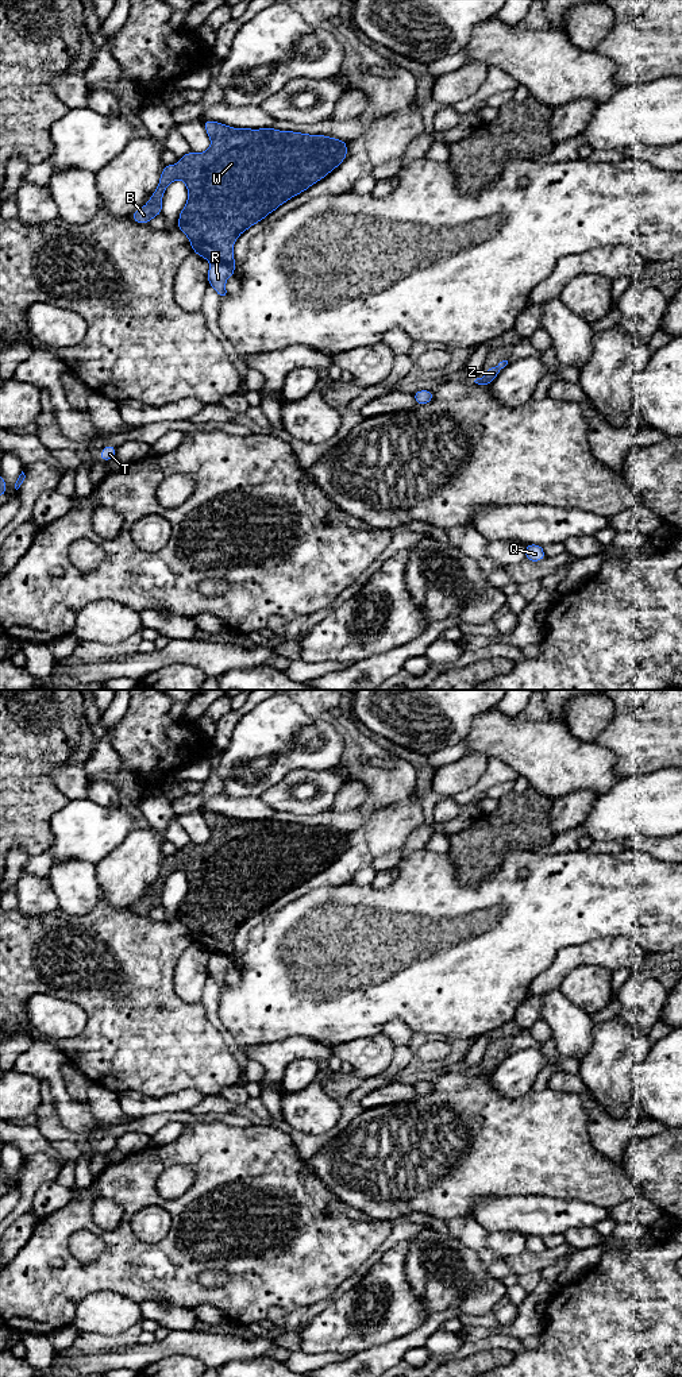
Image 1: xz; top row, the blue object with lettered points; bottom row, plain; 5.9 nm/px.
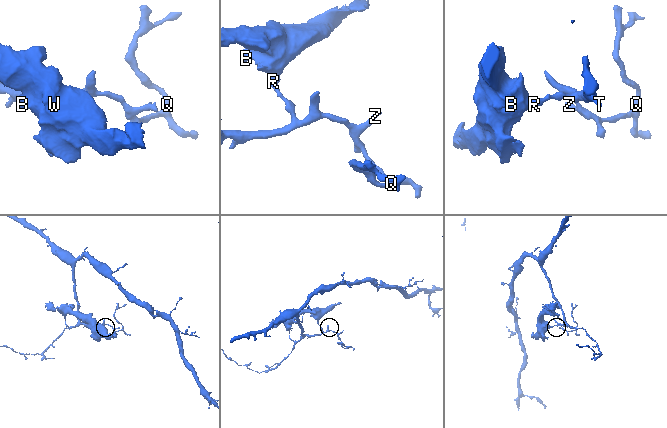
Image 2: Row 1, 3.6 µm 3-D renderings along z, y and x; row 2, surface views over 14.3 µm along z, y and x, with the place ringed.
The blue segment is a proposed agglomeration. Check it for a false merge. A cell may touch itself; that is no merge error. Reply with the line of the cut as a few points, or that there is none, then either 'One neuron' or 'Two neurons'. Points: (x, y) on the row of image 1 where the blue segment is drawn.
Split along xz (211, 262), (230, 262), (232, 265). Two neurons

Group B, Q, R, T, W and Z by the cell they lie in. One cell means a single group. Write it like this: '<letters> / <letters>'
B W / Q R T Z

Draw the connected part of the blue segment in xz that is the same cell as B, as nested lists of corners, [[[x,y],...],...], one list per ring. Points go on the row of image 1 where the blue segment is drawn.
[[[203,120],[203,123],[211,138],[211,147],[204,153],[189,151],[180,157],[177,165],[165,165],[155,192],[145,207],[132,213],[131,219],[139,224],[149,224],[153,217],[162,213],[162,196],[166,188],[176,180],[184,181],[189,194],[178,216],[178,231],[189,238],[193,252],[211,263],[234,265],[232,247],[242,232],[263,220],[292,197],[323,180],[347,157],[347,142],[325,135],[280,131],[271,127],[259,130],[232,128],[212,120]]]

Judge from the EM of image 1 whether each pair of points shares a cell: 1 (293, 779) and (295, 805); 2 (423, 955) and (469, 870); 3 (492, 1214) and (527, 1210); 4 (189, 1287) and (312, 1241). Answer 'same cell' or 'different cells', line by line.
1: same cell
2: different cells
3: same cell
4: same cell

